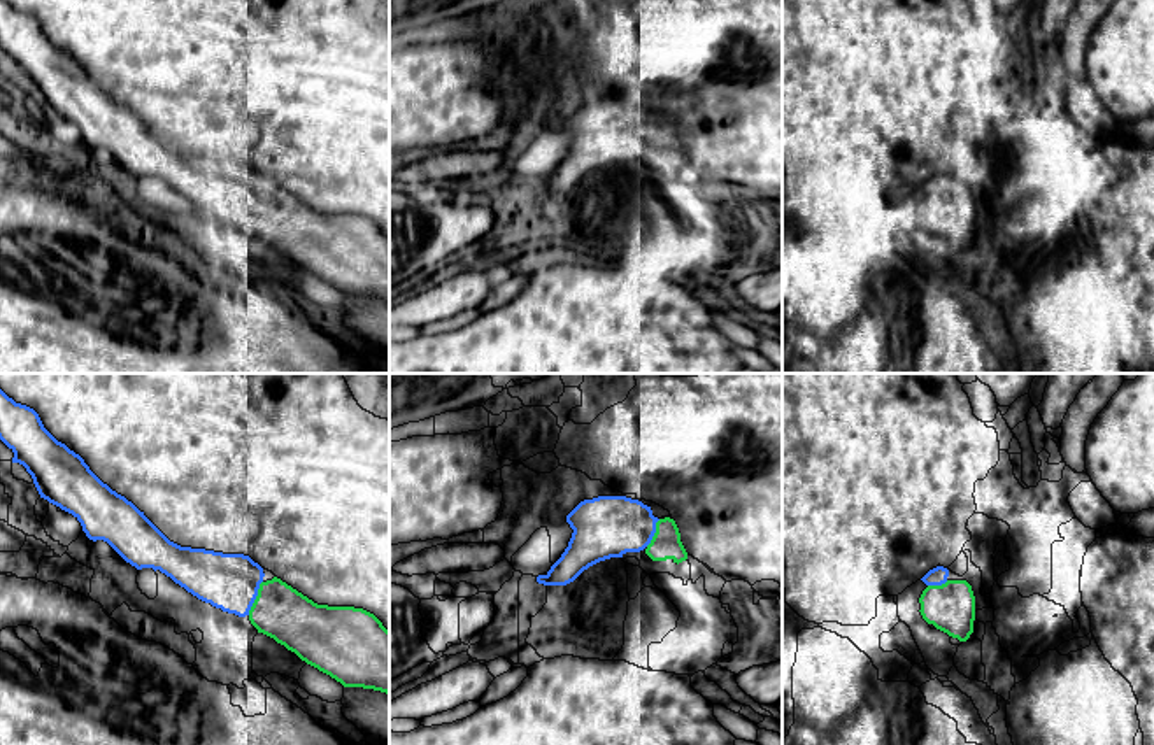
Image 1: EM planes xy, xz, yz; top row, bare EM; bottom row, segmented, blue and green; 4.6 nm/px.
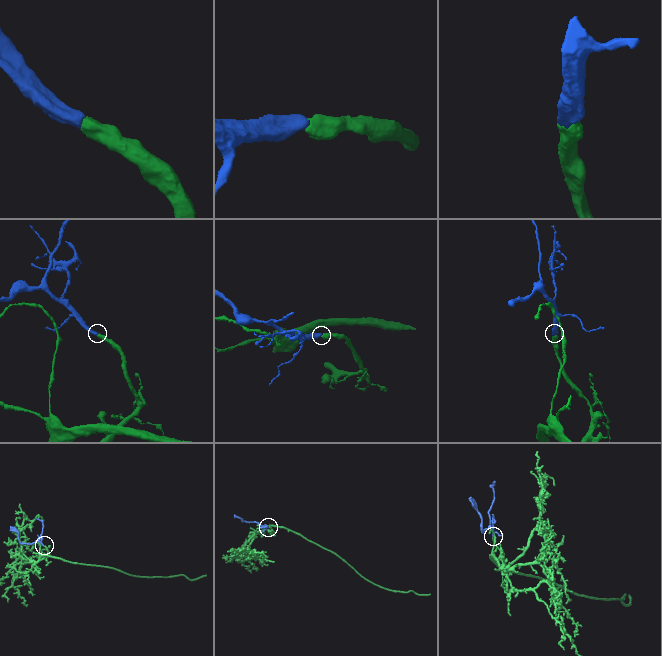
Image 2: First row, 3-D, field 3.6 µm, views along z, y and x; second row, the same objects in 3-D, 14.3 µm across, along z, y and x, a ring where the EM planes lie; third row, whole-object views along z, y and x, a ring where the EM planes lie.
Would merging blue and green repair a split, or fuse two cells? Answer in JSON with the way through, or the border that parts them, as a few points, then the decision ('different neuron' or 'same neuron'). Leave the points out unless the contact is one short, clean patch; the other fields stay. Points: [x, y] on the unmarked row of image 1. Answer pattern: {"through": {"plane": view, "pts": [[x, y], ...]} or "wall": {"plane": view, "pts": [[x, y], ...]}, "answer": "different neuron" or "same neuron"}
{"answer": "same neuron"}

